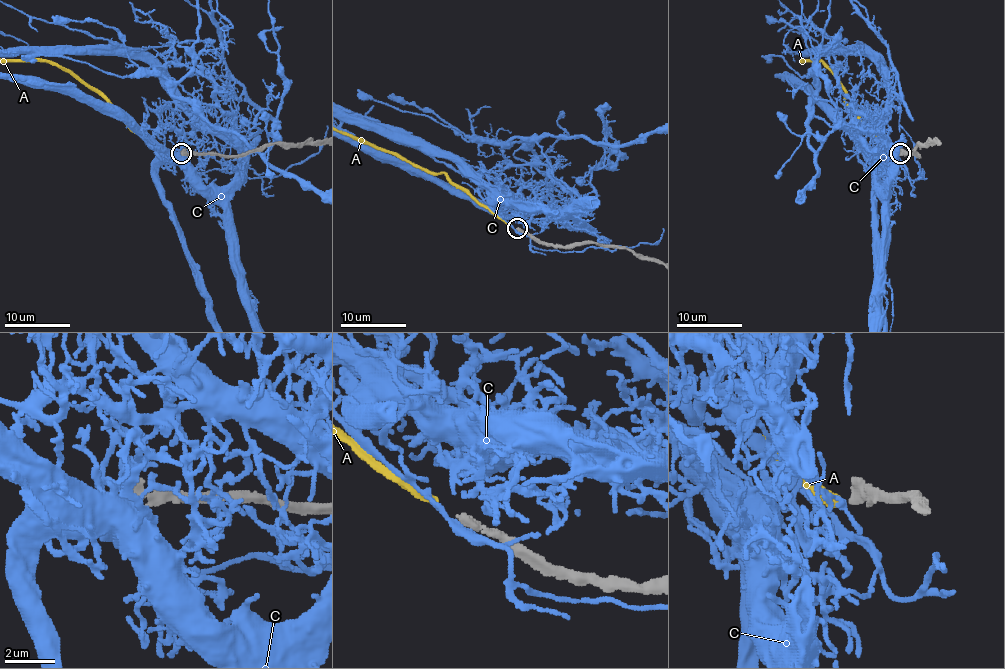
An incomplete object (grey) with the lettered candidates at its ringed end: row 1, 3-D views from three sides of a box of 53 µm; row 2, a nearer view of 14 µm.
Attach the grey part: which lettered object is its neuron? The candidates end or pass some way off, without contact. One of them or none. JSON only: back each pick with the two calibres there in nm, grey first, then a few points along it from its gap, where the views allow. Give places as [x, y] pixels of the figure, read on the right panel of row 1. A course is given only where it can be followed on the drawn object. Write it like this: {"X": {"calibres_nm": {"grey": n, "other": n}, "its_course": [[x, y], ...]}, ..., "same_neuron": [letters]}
{"A": {"calibres_nm": {"grey": 500, "other": 440}}, "same_neuron": ["A"]}

